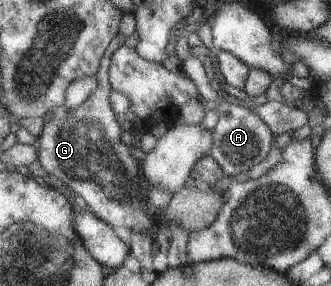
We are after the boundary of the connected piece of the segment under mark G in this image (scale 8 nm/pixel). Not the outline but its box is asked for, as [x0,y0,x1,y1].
[36,33,155,231]

